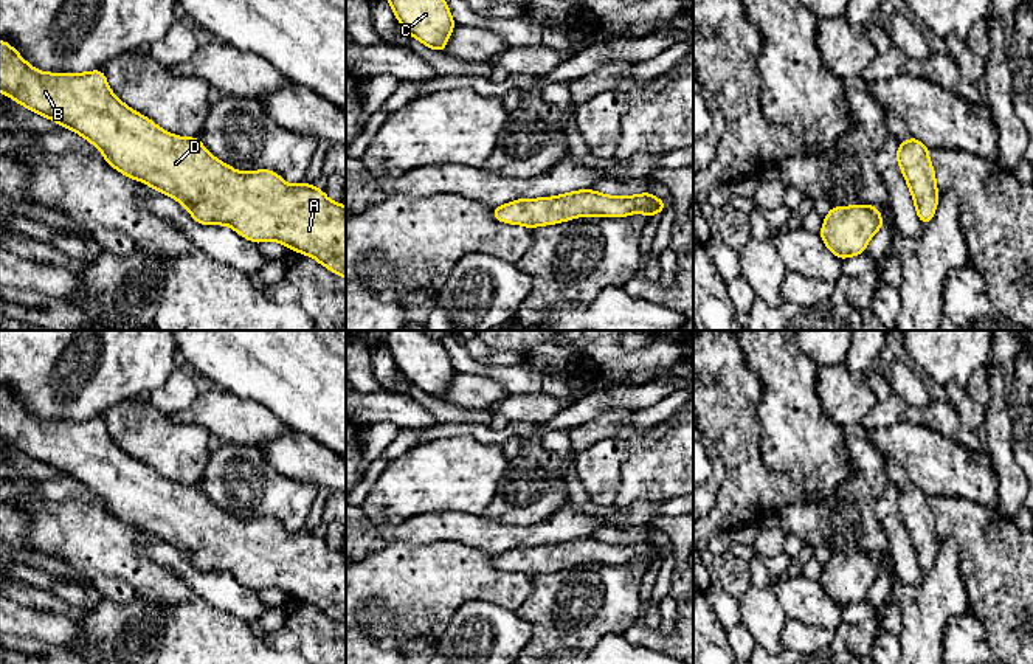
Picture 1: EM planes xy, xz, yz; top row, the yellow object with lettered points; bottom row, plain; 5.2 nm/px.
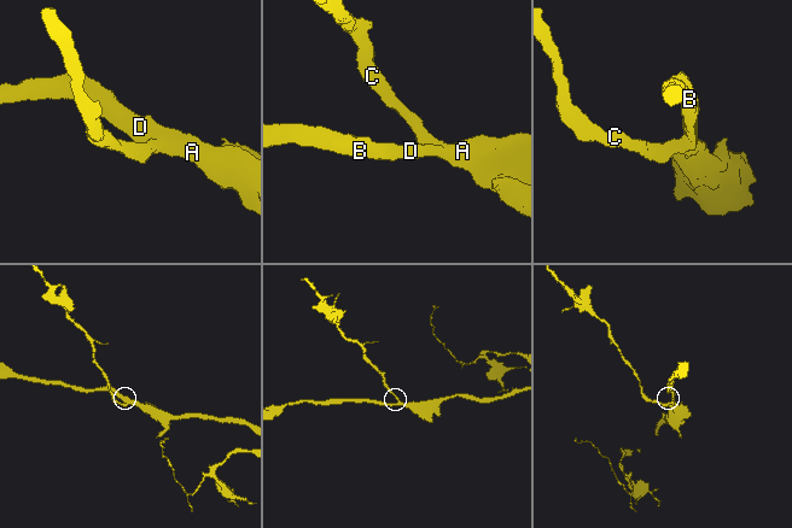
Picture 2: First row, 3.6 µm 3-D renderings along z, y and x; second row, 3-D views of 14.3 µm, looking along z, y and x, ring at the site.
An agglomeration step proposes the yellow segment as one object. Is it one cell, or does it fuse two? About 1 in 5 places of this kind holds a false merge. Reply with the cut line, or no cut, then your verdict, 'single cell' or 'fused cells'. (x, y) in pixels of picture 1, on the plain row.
no cut; single cell

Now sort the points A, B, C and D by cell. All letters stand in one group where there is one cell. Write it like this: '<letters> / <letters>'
A B C D

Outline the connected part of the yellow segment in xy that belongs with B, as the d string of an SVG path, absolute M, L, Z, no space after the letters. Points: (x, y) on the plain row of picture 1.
M0 388L0 441L84 484L118 520L175 546L197 571L228 572L254 591L276 588L346 627L344 552L330 549L324 538L306 529L287 532L270 517L237 520L211 503L200 484L183 486L160 476L113 442L101 416L90 420L42 420L11 391Z

